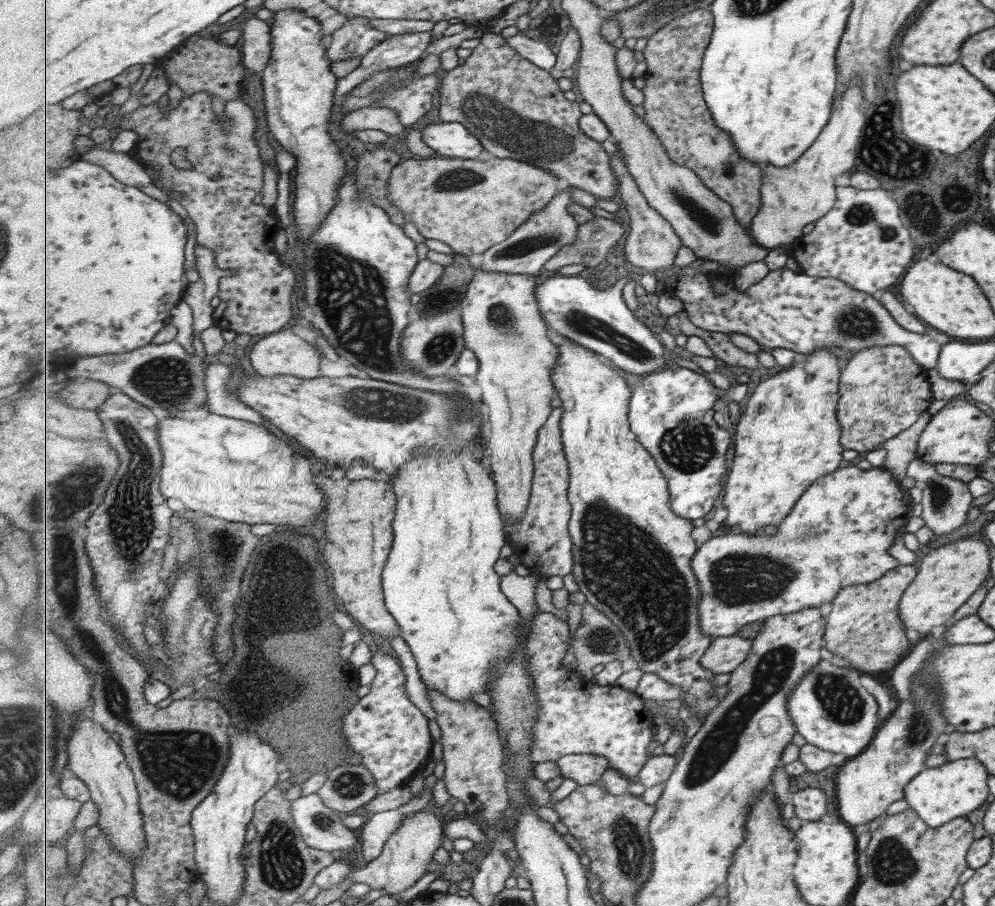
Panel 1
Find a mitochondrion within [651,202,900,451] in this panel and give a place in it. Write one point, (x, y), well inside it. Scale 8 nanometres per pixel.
(853, 322)

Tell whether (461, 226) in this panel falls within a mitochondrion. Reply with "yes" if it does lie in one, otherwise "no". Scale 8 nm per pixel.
no

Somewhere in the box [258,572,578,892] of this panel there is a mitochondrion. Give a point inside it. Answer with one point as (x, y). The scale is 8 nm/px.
(351, 785)

